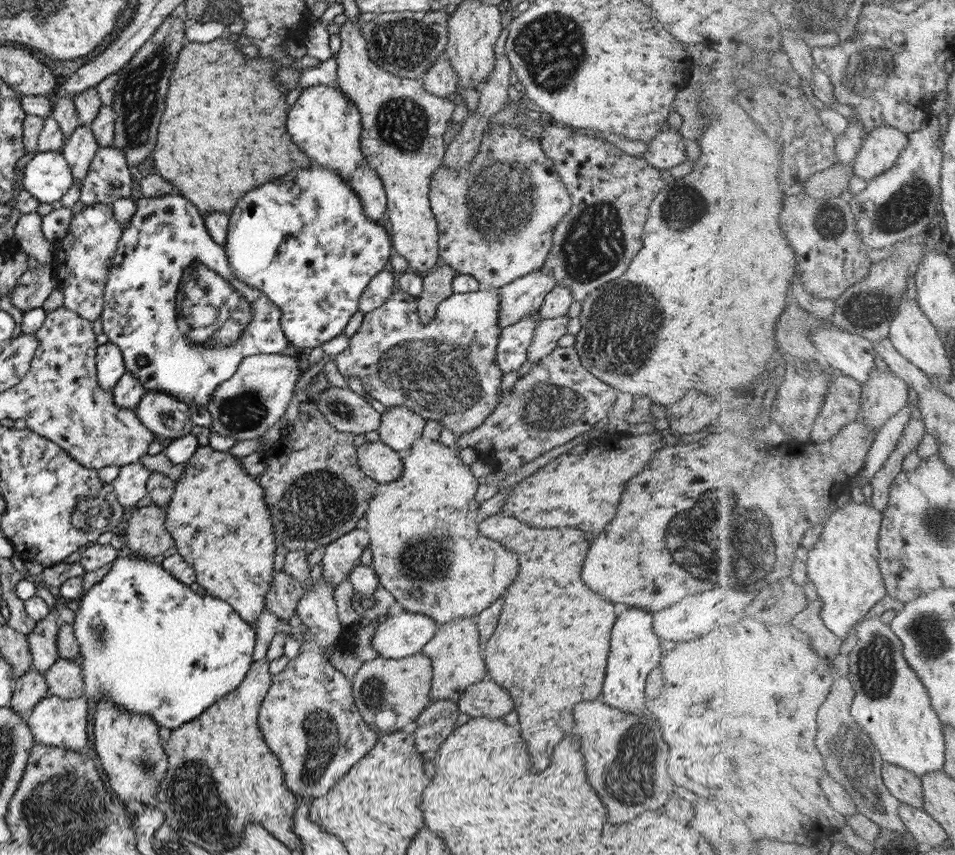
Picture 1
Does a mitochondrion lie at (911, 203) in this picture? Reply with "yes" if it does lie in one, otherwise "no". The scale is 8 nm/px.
yes

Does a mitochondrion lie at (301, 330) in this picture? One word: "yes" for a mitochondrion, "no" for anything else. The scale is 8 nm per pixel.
no

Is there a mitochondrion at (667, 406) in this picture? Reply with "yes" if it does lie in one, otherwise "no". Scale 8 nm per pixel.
no

